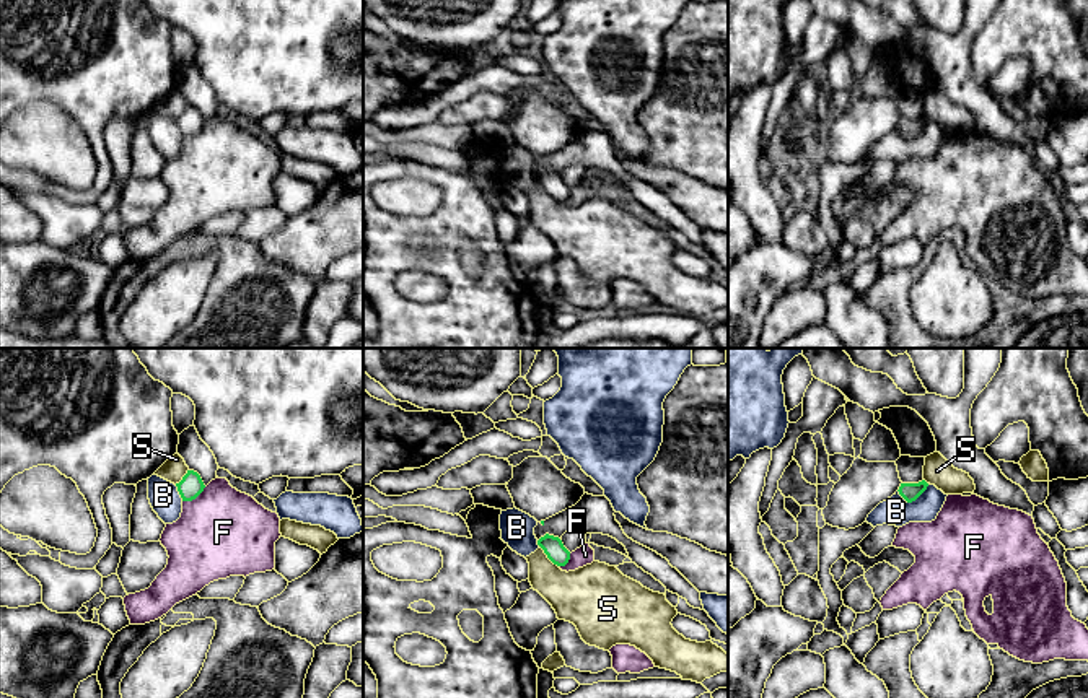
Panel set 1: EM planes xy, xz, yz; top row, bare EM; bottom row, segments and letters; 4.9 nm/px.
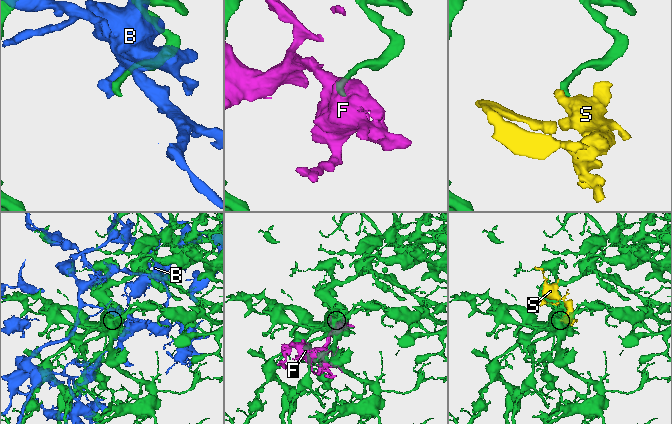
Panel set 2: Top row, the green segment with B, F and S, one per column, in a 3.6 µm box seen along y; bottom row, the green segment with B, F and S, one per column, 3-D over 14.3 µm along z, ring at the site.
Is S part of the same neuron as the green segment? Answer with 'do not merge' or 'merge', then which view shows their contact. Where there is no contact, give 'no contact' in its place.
do not merge; contact in xz

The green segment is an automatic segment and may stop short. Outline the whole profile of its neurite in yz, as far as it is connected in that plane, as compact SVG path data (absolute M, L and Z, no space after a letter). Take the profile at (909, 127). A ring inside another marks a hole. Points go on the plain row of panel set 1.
M925 116L919 119L901 119L897 127L907 138L912 138L927 125L927 122L928 119Z

